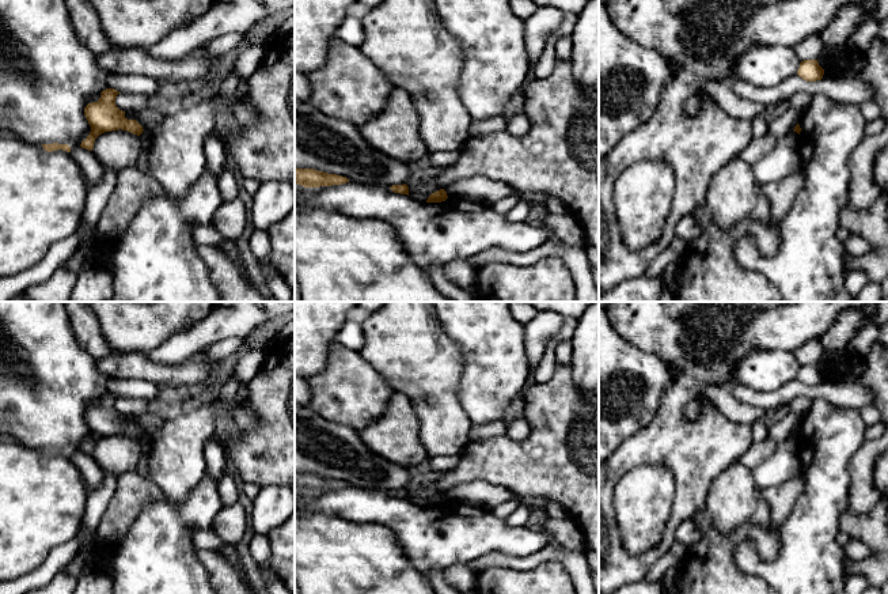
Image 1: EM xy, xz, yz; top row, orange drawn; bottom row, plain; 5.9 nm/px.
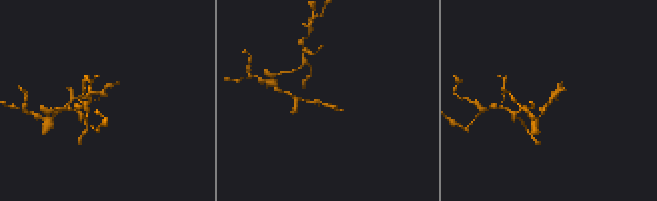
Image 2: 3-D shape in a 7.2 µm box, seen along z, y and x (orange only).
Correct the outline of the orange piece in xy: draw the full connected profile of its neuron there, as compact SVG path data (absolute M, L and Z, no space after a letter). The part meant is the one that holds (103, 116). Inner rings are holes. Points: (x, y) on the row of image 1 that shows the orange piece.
M106 88L100 92L96 102L88 103L84 107L84 116L91 126L91 132L80 147L92 151L95 139L111 130L128 130L140 136L143 126L136 120L128 120L125 111L119 110L115 105L117 95L121 94L114 88Z

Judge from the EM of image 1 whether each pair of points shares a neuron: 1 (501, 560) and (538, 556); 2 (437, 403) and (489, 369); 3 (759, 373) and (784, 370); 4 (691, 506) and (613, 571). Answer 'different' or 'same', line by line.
1: same
2: different
3: same
4: same

